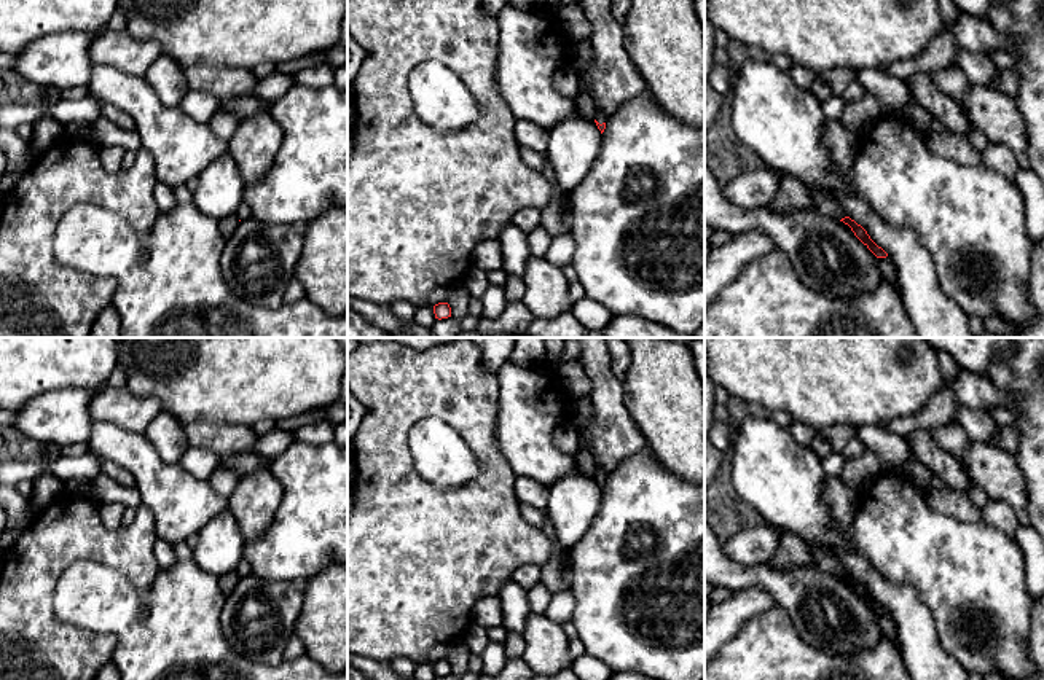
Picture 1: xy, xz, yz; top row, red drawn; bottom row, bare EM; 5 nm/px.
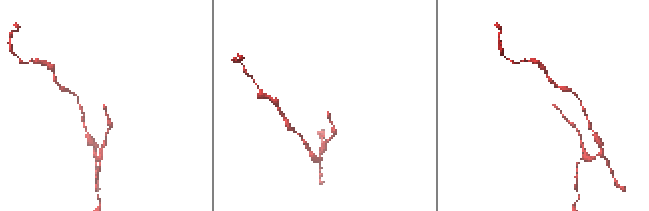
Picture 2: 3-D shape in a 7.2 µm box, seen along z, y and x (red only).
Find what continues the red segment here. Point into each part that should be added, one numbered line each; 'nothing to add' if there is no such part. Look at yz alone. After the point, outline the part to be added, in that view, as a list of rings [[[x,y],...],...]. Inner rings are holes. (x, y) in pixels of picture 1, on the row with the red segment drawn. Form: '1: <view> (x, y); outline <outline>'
1: yz (824, 201); outline [[[808,188],[816,209],[832,218],[842,220],[846,217],[842,205],[837,202],[832,193],[821,188]]]

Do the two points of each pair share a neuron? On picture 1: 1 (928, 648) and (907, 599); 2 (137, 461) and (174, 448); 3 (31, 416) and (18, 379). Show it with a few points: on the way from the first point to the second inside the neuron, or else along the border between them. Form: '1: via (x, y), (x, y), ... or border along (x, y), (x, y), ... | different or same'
1: via (917, 636), (915, 623), (907, 612) | same
2: border along (142, 433), (163, 461), (177, 464) | different
3: border along (61, 387), (29, 398), (16, 411) | different

